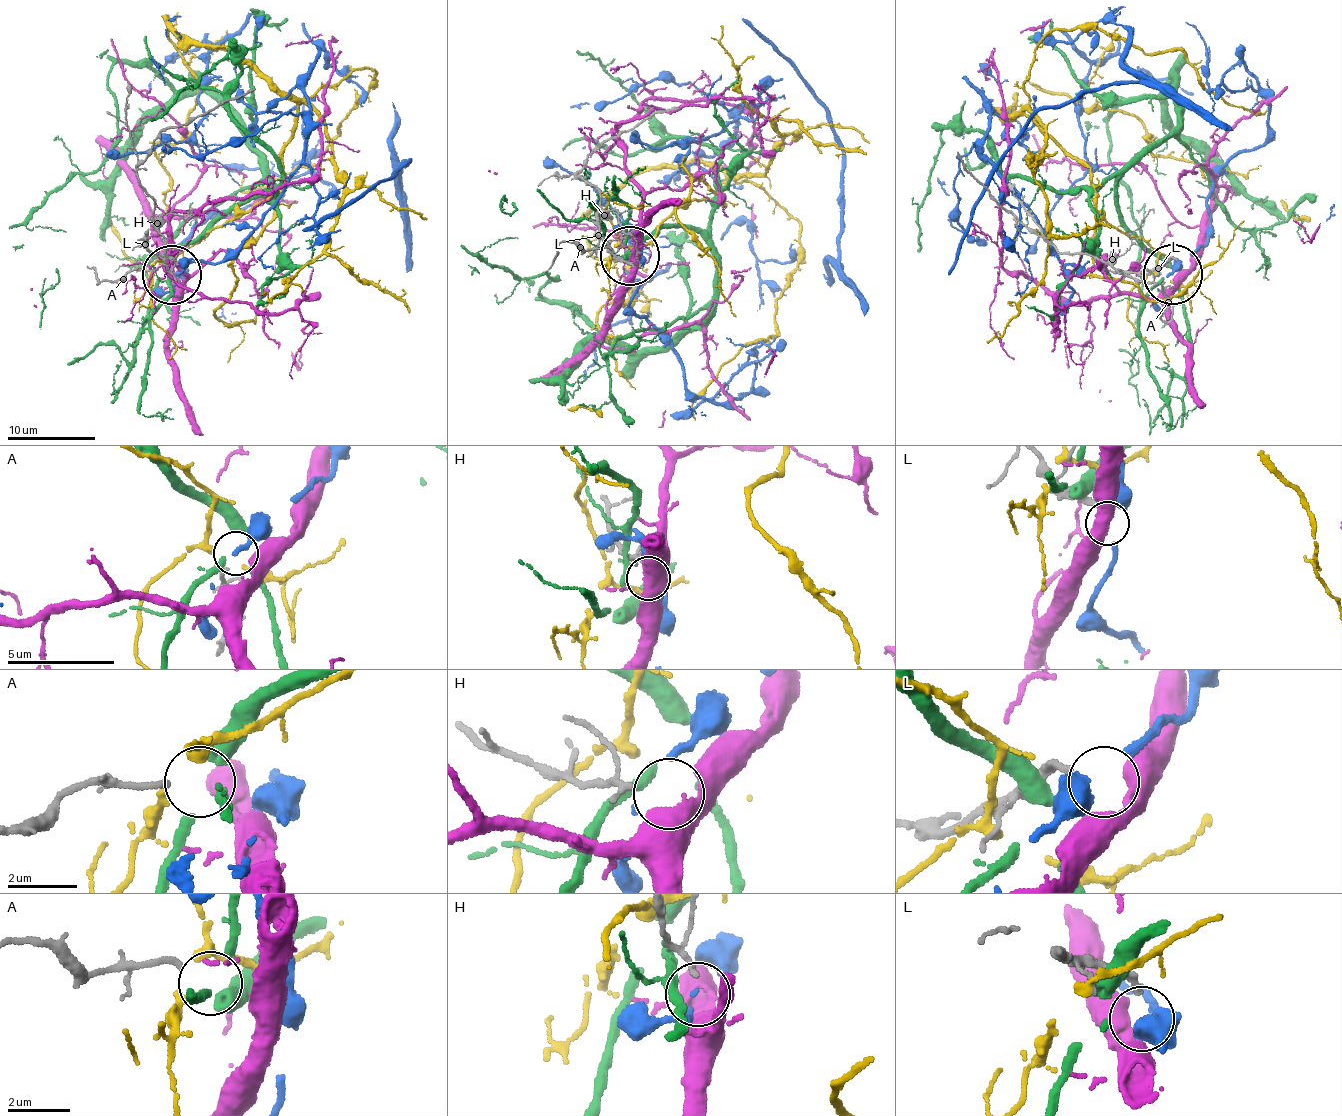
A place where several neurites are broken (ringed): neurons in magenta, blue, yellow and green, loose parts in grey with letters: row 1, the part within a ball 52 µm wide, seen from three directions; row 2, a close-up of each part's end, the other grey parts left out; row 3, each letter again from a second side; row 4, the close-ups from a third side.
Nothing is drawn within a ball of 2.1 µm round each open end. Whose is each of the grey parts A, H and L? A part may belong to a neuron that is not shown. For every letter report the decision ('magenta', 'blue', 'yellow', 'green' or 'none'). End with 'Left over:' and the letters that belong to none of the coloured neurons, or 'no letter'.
A: green
H: magenta
L: none
Left over: L

